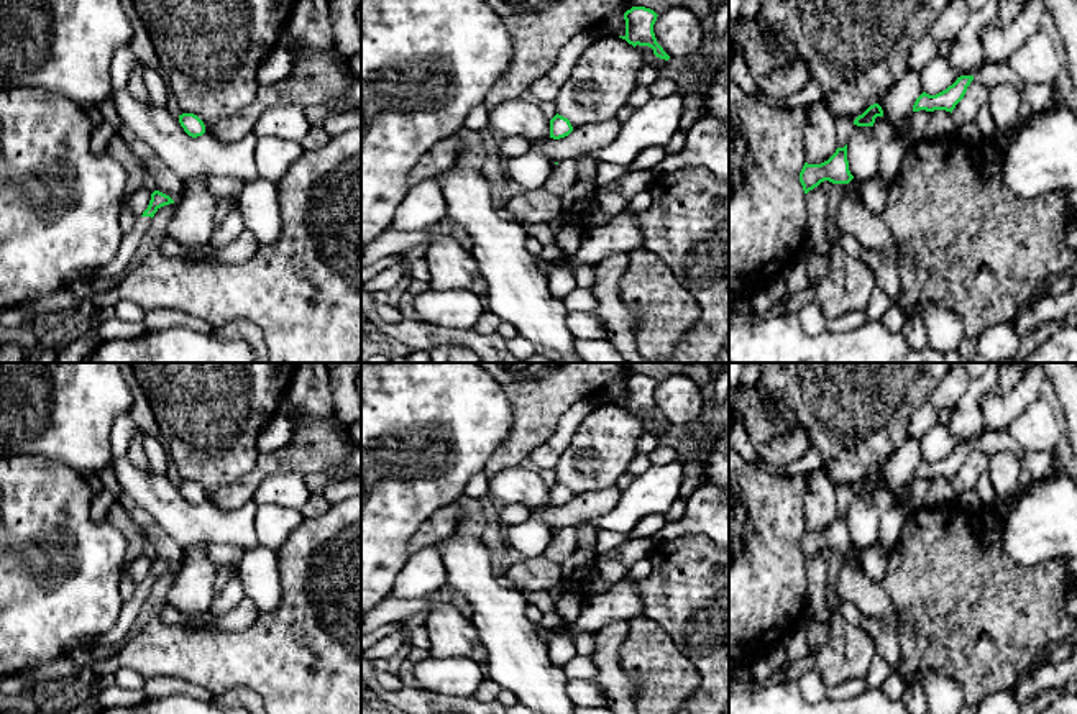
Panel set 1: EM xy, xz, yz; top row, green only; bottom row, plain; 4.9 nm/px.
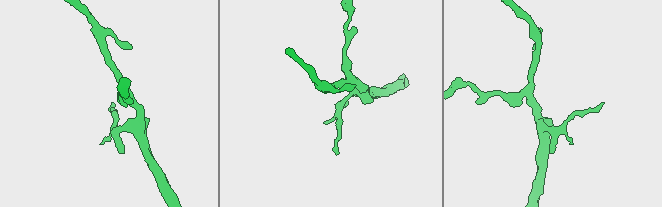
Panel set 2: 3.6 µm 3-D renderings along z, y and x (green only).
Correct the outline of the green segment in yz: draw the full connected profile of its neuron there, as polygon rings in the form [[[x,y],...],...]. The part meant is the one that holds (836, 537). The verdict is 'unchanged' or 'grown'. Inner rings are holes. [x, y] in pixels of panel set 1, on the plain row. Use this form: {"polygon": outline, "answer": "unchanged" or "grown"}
{"polygon": [[[847,512],[844,515],[837,515],[836,520],[821,532],[804,530],[800,540],[800,550],[804,561],[813,558],[824,548],[829,548],[832,552],[849,552],[852,547],[854,543],[849,538],[847,529]]], "answer": "unchanged"}

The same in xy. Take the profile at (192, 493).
{"polygon": [[[194,481],[179,483],[179,491],[184,496],[184,499],[192,506],[202,504],[205,501],[204,489]]], "answer": "unchanged"}

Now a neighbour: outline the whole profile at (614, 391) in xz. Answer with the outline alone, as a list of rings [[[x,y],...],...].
[[[622,379],[611,381],[601,391],[601,397],[606,402],[626,404],[626,387]]]

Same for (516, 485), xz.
[[[522,466],[507,468],[489,479],[489,494],[507,504],[522,504],[529,509],[550,506],[550,487],[542,478]]]

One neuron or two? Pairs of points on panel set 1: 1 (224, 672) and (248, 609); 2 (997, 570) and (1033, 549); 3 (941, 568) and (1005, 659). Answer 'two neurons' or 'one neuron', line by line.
1: two neurons
2: two neurons
3: one neuron

